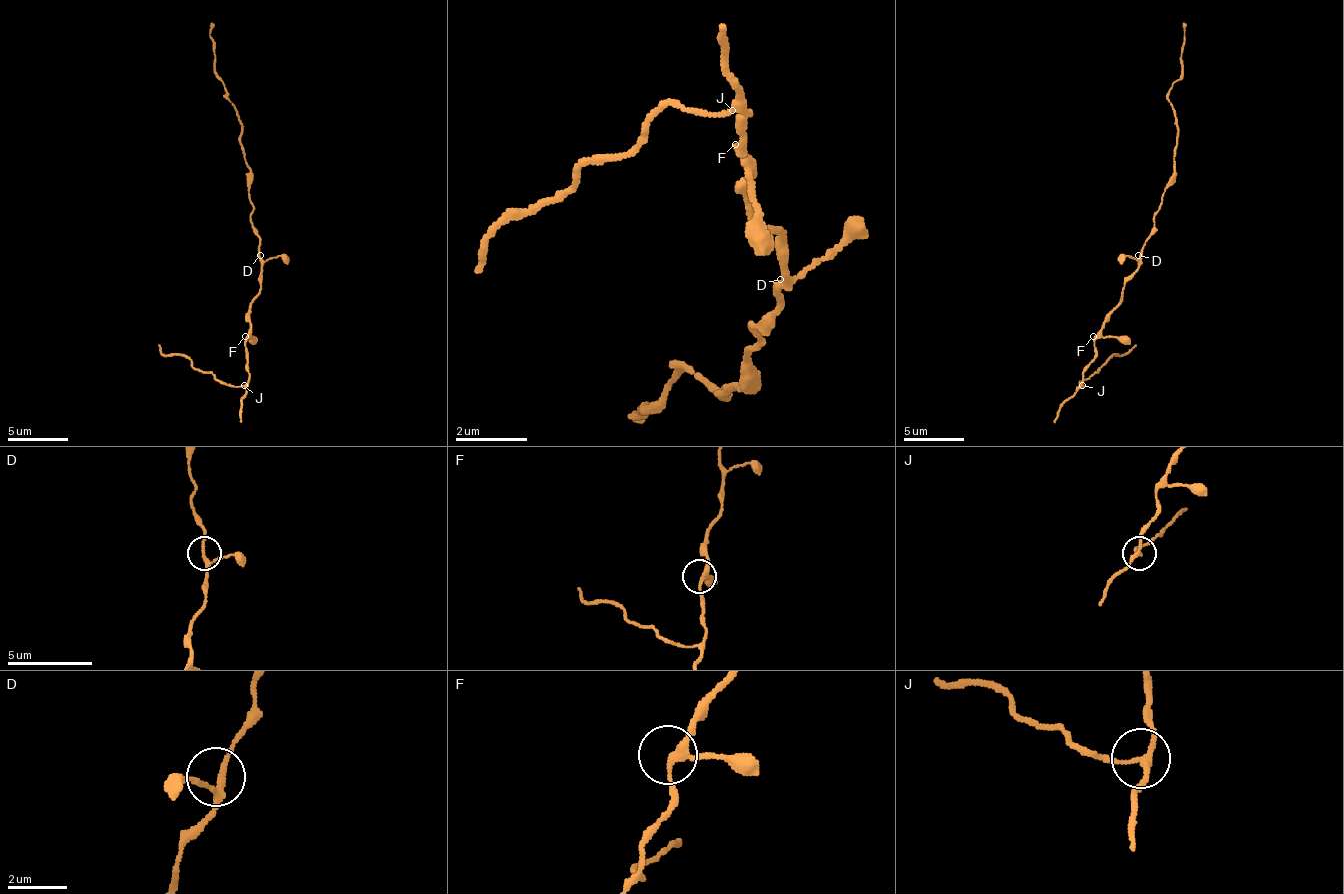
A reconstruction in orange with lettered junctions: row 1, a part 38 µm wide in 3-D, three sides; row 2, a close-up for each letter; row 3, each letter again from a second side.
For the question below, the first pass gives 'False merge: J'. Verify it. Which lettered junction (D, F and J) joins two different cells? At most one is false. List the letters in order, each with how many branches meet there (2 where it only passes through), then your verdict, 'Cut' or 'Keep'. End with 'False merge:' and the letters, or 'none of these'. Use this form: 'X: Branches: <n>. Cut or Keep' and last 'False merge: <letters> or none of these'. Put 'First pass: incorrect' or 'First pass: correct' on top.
First pass: correct
D: Branches: 3. Keep
F: Branches: 3. Keep
J: Branches: 3. Cut
False merge: J

